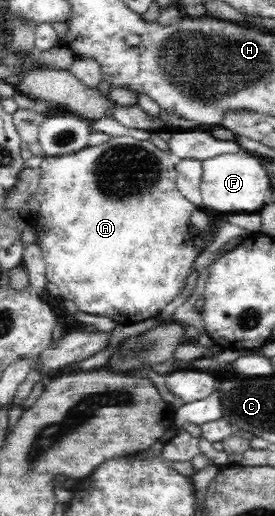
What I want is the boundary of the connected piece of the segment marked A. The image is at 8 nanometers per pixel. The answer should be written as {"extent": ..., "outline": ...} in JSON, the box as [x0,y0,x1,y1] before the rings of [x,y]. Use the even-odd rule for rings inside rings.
{"extent":[33,136,199,325],"outline":[[[131,136],[110,137],[110,139],[97,145],[97,147],[86,146],[79,151],[58,155],[43,156],[40,164],[40,178],[35,197],[39,202],[39,211],[34,217],[33,226],[37,232],[36,241],[41,246],[46,263],[47,281],[55,283],[60,289],[60,295],[67,301],[73,301],[78,311],[91,315],[105,316],[117,324],[131,325],[145,321],[149,317],[161,315],[161,311],[179,297],[179,293],[185,287],[185,281],[194,269],[195,259],[199,255],[194,244],[194,237],[190,234],[190,215],[195,207],[176,186],[176,172],[174,163],[169,158],[169,152],[157,149],[151,141],[137,140]]]}

